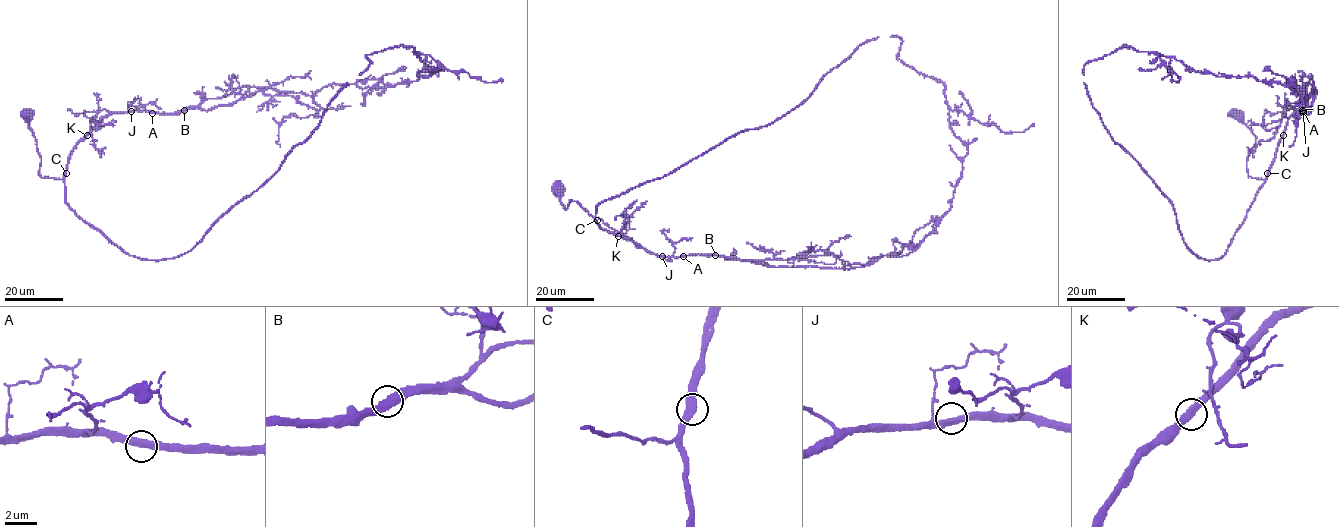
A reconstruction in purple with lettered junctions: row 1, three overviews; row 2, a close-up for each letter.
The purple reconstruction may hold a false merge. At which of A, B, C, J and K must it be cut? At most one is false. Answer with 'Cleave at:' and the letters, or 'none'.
Cleave at: none

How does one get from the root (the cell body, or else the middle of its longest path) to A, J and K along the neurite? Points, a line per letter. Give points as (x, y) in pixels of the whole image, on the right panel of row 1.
A: (1238, 113), (1256, 137), (1247, 160), (1248, 177), (1264, 179), (1288, 119), (1294, 113), (1303, 113)
J: (1238, 113), (1256, 137), (1247, 160), (1248, 177), (1264, 179), (1288, 119), (1303, 111)
K: (1238, 113), (1256, 137), (1247, 160), (1248, 177), (1266, 177), (1283, 135)

